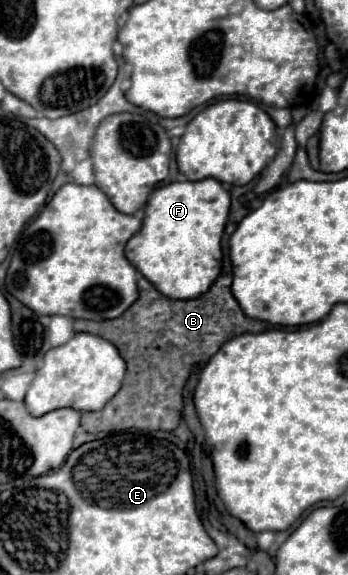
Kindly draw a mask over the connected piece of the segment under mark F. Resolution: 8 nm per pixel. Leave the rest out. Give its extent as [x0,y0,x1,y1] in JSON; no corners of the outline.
[126,179,230,299]

